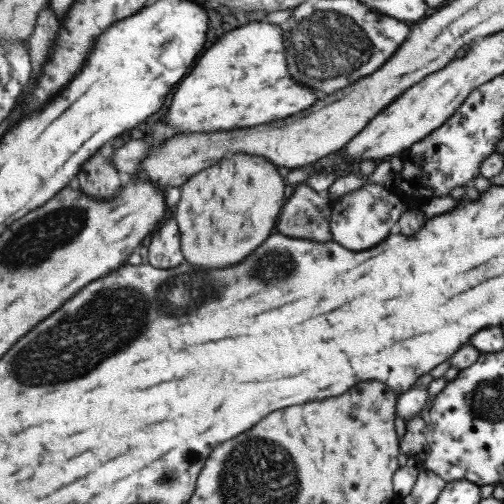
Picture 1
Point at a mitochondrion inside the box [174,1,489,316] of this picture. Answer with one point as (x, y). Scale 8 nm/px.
(326, 44)

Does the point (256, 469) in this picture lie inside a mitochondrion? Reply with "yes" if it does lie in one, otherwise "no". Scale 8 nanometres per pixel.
yes

